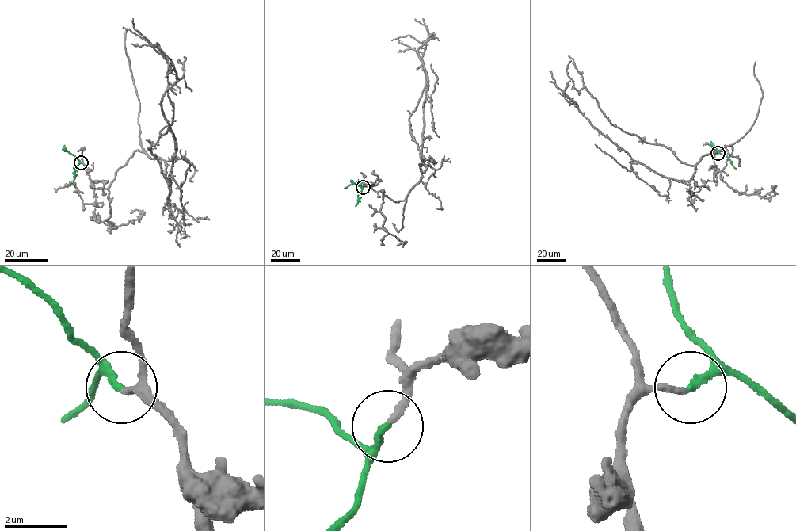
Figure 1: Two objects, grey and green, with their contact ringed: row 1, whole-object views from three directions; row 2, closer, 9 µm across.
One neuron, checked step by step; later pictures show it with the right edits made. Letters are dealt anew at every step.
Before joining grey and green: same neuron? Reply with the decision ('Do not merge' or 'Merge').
Merge

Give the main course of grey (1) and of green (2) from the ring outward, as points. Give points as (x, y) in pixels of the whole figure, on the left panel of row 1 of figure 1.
1: (81, 162), (107, 189), (139, 150), (164, 160), (169, 179), (148, 148), (173, 123), (173, 67), (123, 27)
2: (81, 162), (74, 167), (74, 179), (70, 185)

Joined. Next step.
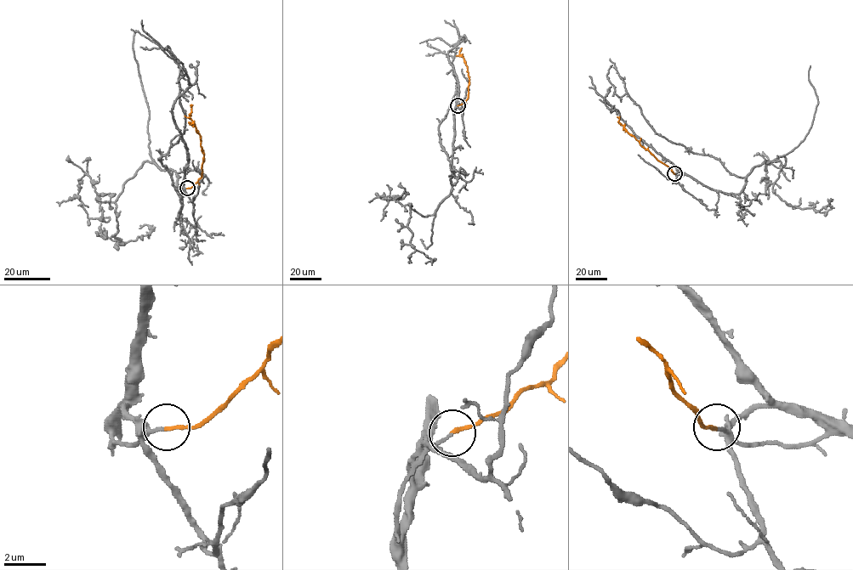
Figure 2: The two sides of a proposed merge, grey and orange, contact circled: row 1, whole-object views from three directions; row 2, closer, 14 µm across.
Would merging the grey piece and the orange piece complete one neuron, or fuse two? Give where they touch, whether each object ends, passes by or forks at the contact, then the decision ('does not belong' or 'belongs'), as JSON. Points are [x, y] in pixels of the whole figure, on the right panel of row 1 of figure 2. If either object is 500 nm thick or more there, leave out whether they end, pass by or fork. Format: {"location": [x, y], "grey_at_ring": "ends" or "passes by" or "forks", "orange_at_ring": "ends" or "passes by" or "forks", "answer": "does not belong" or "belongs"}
{"location": [674, 173], "grey_at_ring": "ends", "orange_at_ring": "ends", "answer": "belongs"}

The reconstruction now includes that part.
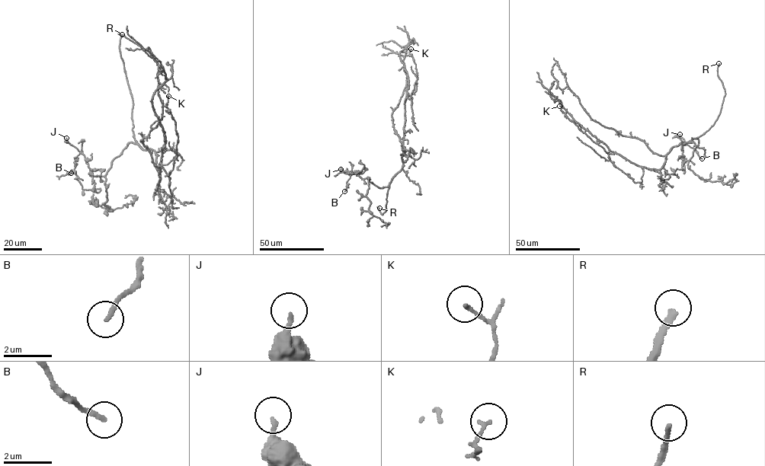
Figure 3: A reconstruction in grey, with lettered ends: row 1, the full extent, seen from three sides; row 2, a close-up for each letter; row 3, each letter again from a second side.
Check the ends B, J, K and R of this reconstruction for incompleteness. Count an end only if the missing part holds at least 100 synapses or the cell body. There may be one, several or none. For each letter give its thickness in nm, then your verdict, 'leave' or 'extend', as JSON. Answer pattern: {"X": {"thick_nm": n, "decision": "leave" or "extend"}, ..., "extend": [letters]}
{"B": {"thick_nm": 180, "decision": "leave"}, "J": {"thick_nm": 170, "decision": "leave"}, "K": {"thick_nm": 130, "decision": "leave"}, "R": {"thick_nm": 200, "decision": "extend"}, "extend": ["R"]}

